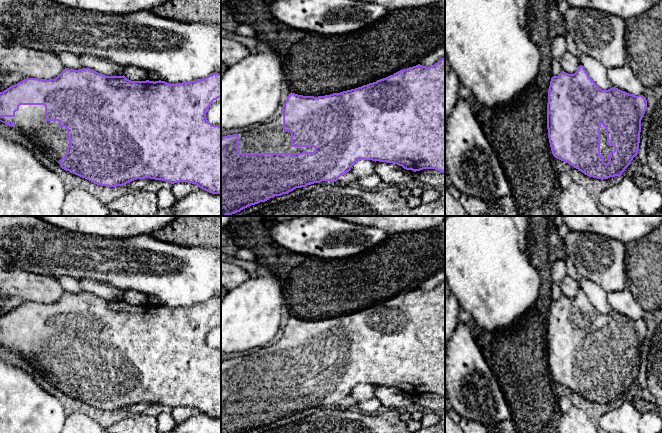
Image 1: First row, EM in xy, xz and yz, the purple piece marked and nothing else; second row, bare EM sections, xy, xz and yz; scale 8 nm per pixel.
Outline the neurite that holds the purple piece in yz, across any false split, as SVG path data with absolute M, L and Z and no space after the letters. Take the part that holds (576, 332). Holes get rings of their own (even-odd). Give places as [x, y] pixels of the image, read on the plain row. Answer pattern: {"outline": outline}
{"outline": "M582 289L574 298L568 298L562 295L558 300L553 300L550 305L548 314L548 327L547 327L547 353L548 362L551 371L552 378L555 382L568 387L574 392L578 393L585 399L597 403L608 403L610 401L620 401L625 393L629 390L639 375L640 356L641 356L641 344L644 341L647 332L647 324L643 319L635 320L622 315L618 312L612 311L608 314L602 314L596 307L590 302L587 295Z"}

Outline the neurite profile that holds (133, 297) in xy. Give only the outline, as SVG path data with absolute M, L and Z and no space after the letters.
M135 290L124 291L124 300L131 305L148 304L148 296Z

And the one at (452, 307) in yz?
M453 294L445 297L445 358L447 344L453 332L460 324L460 320L458 318L460 309L461 307L458 300Z

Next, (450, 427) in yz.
M445 413L445 433L464 433L447 413Z

